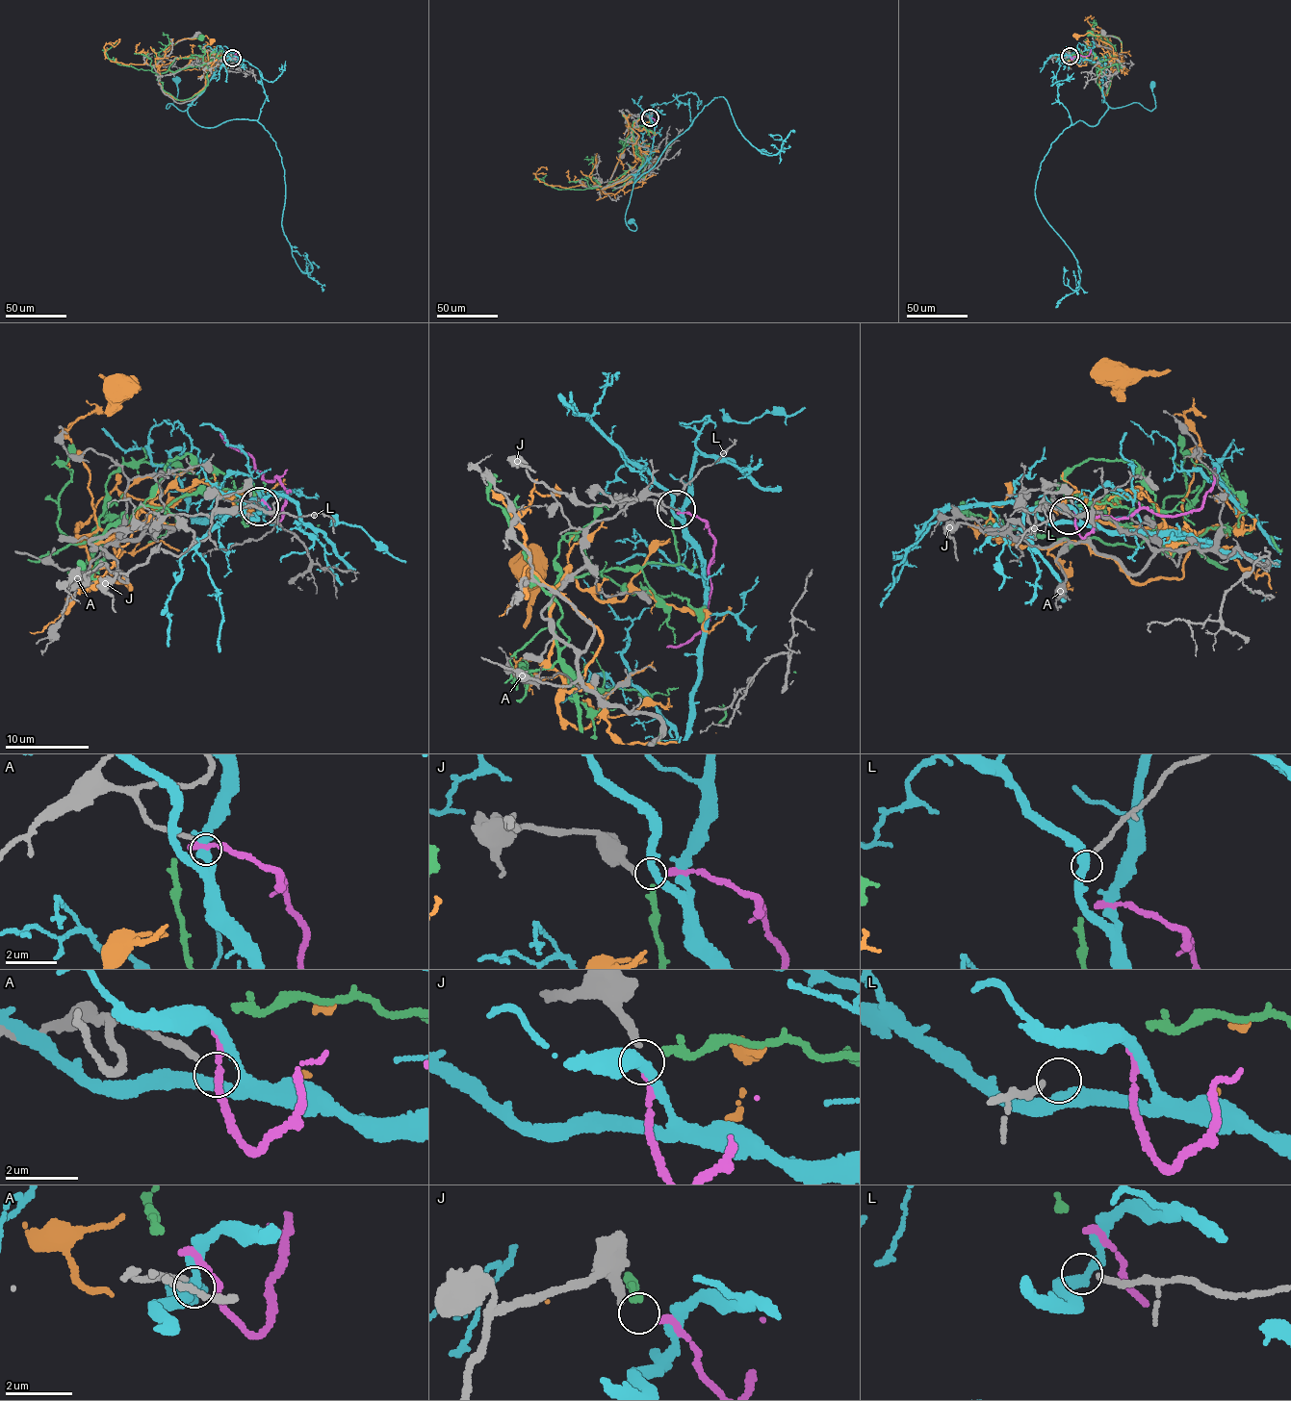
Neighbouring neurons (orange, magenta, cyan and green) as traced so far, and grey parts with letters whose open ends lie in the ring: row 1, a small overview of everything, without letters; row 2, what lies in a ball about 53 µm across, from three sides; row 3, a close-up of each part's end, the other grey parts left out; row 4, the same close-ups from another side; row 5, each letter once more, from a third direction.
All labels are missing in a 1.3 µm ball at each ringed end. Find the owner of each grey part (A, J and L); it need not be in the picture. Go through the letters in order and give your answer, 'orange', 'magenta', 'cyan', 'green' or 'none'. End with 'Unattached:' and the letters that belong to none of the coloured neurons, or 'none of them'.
A: none
J: magenta
L: none
Unattached: A, L

